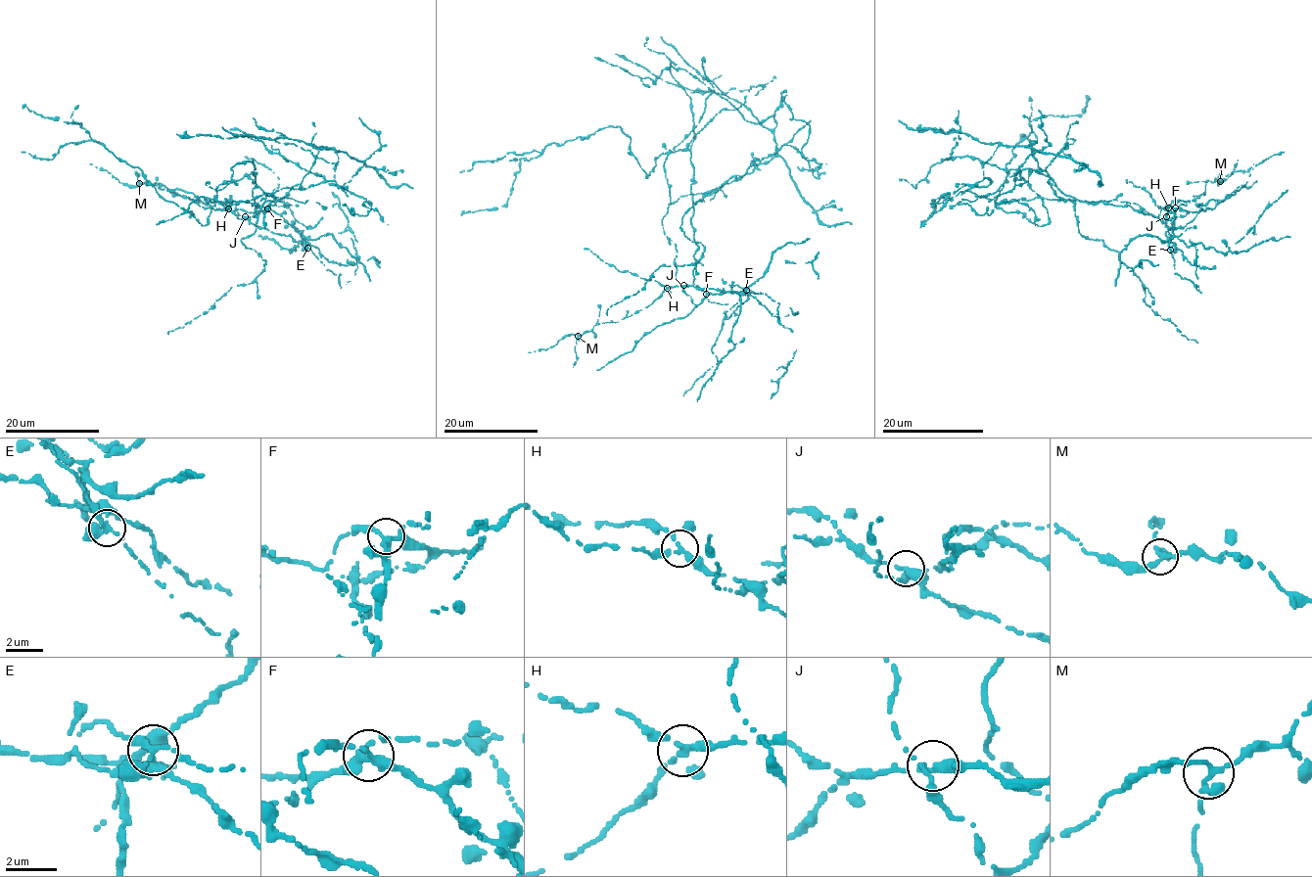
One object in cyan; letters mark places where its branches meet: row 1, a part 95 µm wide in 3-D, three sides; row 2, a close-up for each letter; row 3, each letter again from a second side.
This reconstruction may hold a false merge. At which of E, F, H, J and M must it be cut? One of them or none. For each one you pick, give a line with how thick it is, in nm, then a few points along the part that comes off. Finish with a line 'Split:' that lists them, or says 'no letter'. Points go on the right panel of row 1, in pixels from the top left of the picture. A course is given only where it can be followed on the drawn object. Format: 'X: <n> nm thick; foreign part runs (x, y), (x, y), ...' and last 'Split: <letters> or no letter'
E: 240 nm thick; foreign part runs (1171, 250), (1175, 273), (1191, 281), (1201, 294)
Split: E

